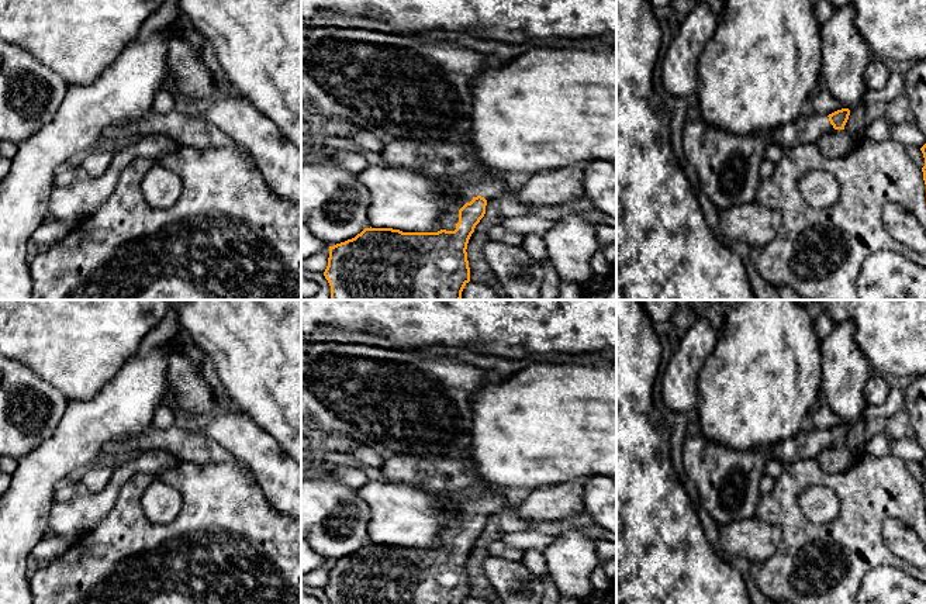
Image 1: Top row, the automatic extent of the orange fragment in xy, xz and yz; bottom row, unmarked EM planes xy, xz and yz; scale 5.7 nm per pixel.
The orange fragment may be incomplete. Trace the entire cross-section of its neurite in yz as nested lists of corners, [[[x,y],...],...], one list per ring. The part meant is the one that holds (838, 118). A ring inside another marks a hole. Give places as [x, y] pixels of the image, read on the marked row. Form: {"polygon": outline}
{"polygon": [[[842,108],[832,114],[808,111],[792,122],[781,125],[768,134],[771,142],[788,151],[797,144],[816,144],[833,130],[844,130],[850,110]]]}

